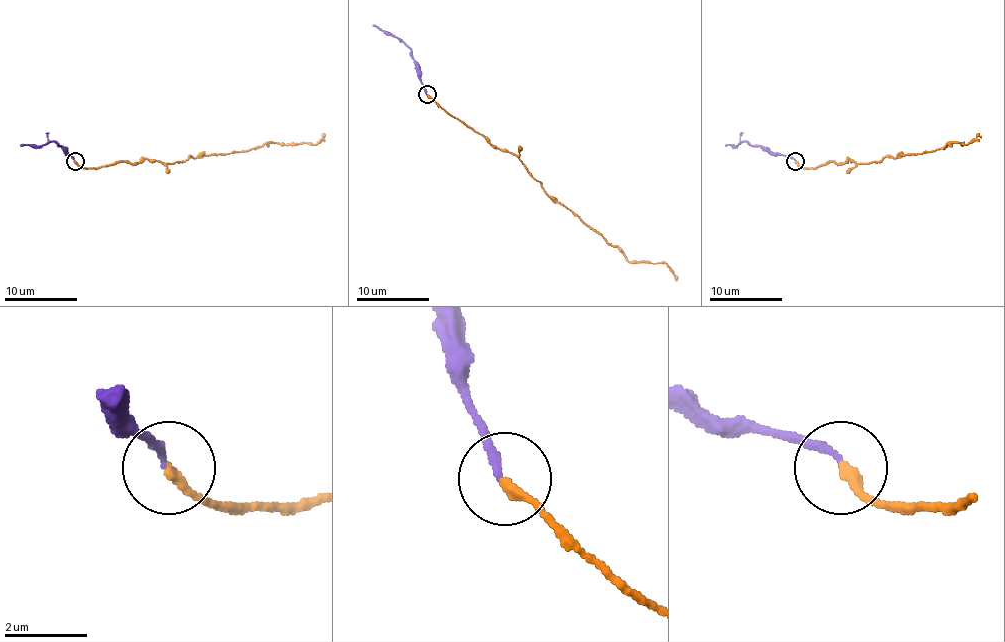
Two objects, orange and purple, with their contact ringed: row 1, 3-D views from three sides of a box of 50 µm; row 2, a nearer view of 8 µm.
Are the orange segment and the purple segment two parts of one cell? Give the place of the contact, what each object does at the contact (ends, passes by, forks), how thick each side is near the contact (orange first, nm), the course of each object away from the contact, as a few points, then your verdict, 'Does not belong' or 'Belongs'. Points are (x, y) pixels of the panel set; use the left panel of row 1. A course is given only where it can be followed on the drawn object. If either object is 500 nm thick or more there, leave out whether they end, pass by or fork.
Place: (75, 161). At the ring orange ends. At the ring purple ends. Thickness 280 nm (orange) against 180 nm. Course of orange: (75, 161), (89, 168), (145, 159), (183, 162), (189, 157), (248, 152), (265, 144), (313, 144), (324, 134). Course of purple: (73, 161), (53, 141), (41, 146), (21, 146). Belongs

